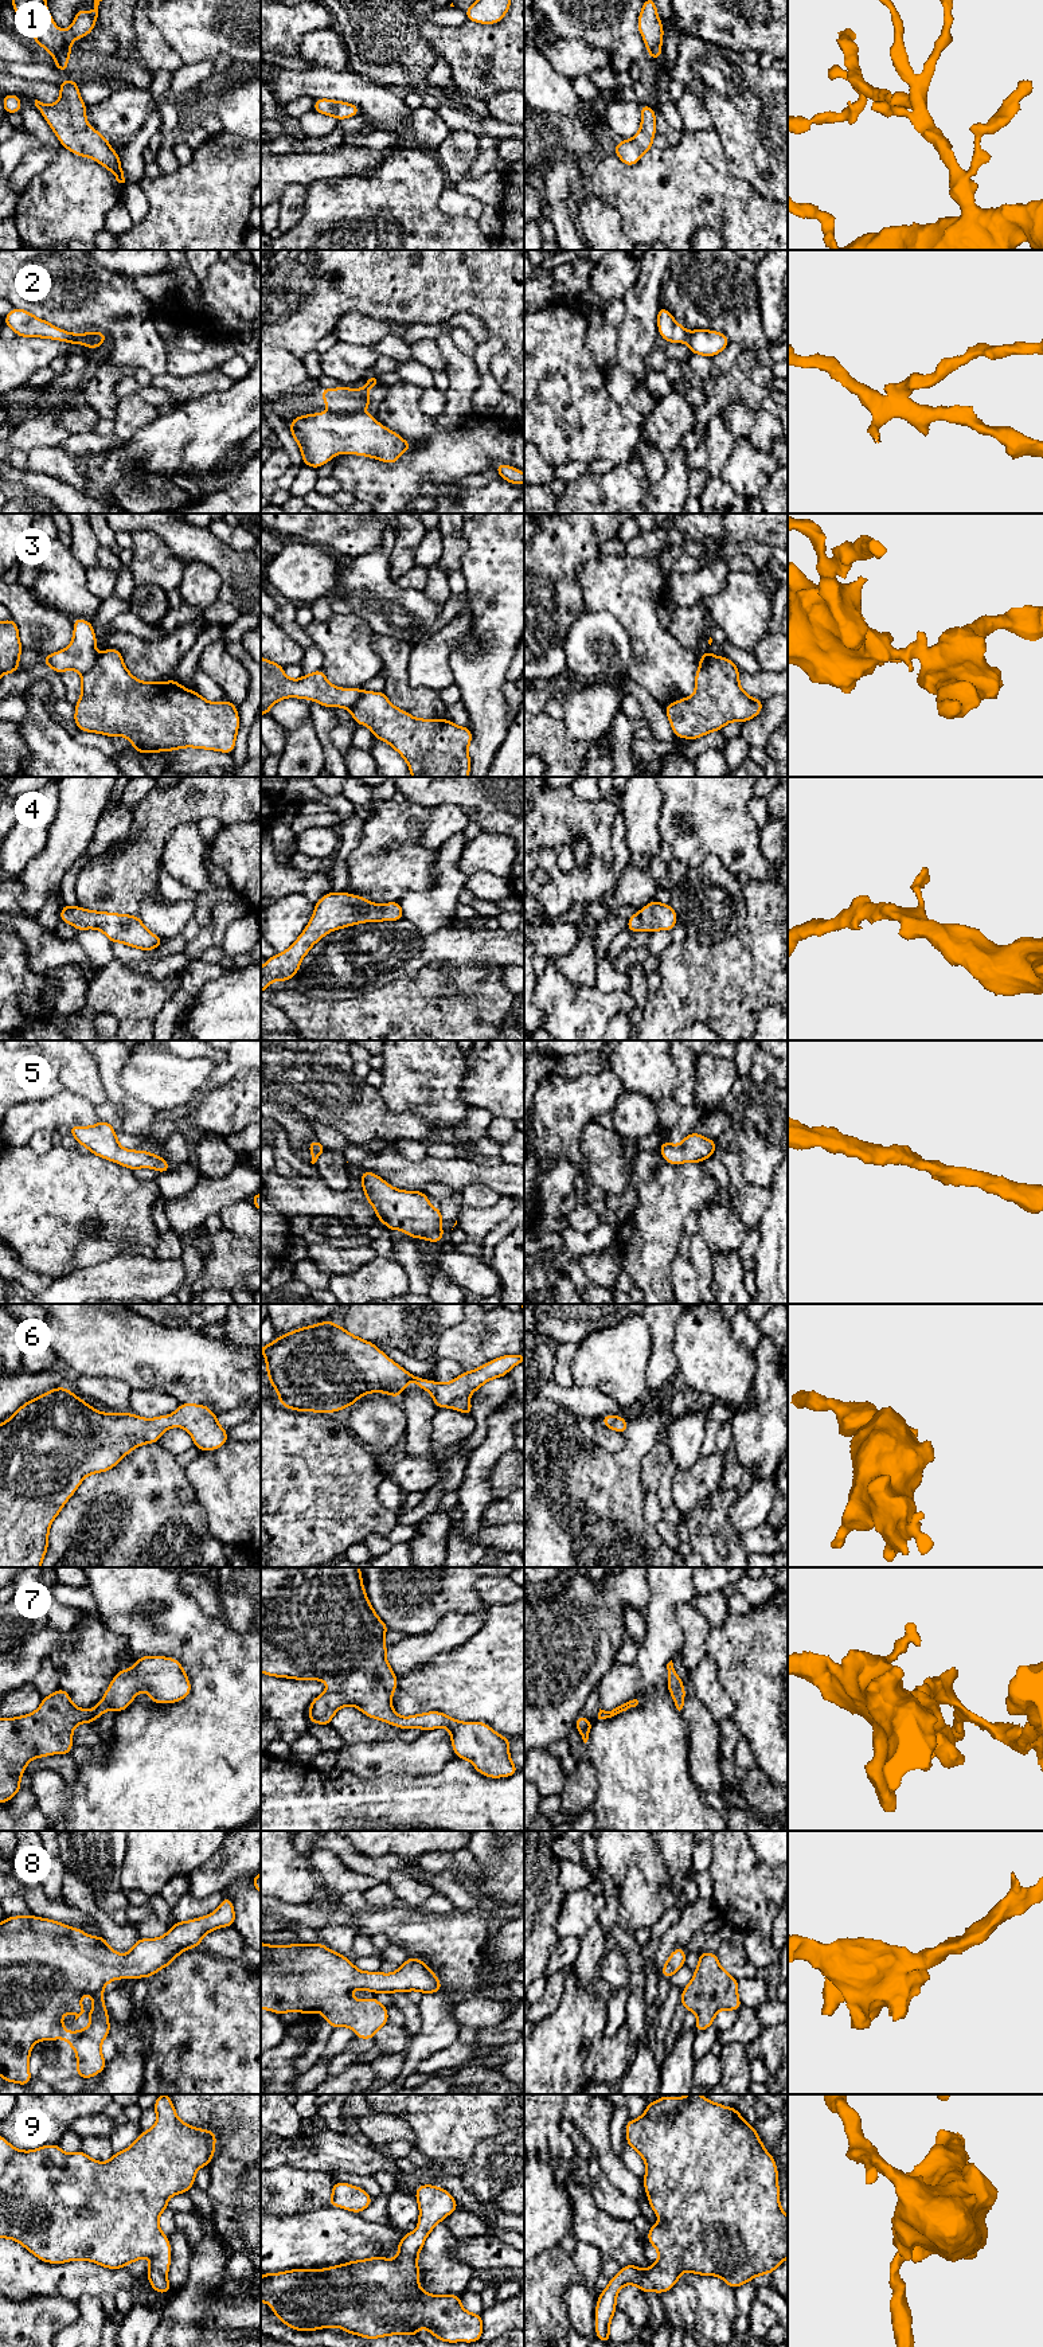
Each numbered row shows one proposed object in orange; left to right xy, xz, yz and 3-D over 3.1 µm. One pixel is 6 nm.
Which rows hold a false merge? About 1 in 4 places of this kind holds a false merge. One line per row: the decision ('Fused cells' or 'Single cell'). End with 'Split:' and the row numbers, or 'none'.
1: Single cell
2: Fused cells
3: Fused cells
4: Single cell
5: Single cell
6: Single cell
7: Single cell
8: Single cell
9: Single cell
Split: 2, 3

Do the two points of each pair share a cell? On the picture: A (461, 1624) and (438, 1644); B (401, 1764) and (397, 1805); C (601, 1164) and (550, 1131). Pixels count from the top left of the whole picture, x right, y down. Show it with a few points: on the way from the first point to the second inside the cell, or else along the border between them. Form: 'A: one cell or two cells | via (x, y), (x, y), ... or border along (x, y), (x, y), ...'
A: one cell | via (456, 1629), (444, 1639)
B: two cells | border along (432, 1773), (382, 1773), (368, 1779)
C: two cells | border along (592, 1120), (579, 1140), (588, 1166), (582, 1174)

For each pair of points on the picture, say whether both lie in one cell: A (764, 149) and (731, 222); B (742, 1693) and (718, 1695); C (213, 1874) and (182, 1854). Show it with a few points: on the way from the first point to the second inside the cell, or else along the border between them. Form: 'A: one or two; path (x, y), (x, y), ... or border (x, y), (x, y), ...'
A: two; border (726, 160), (734, 175), (773, 200)
B: two; border (714, 1666), (719, 1684), (734, 1702), (730, 1718)
C: two; border (222, 1844), (186, 1875)

